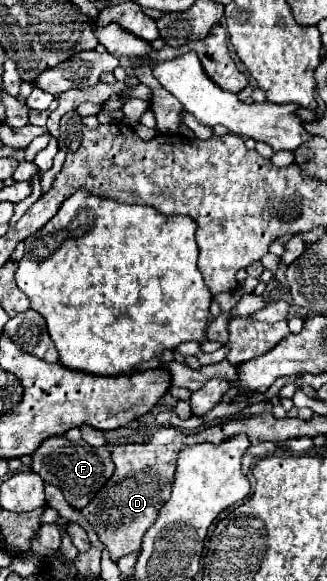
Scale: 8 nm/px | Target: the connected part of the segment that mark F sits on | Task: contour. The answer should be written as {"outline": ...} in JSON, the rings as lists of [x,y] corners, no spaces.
{"outline":[[[50,436],[40,444],[40,448],[32,454],[32,464],[34,472],[40,474],[40,478],[46,484],[54,484],[62,490],[66,502],[72,508],[82,510],[88,506],[88,502],[94,498],[94,494],[106,484],[106,480],[112,476],[112,458],[108,448],[94,448],[88,446],[88,442],[68,442],[64,436]]]}

